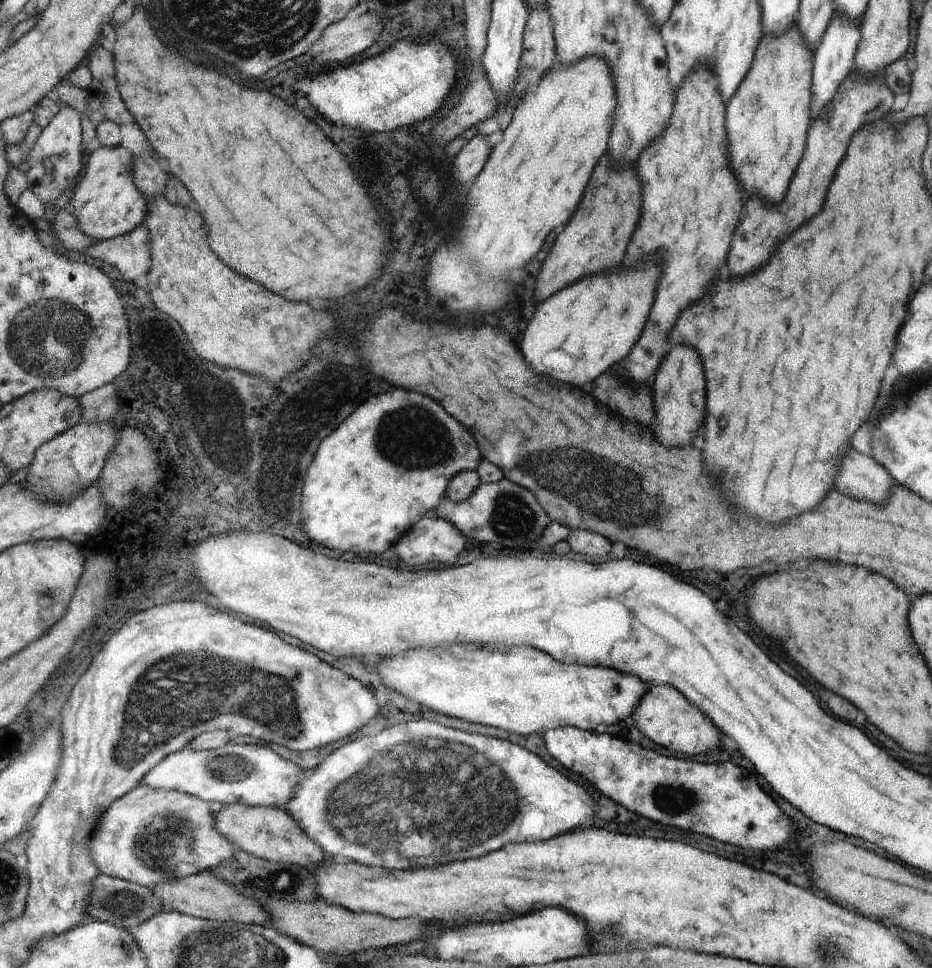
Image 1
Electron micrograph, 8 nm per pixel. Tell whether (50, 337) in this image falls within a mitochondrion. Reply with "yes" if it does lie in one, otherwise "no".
yes

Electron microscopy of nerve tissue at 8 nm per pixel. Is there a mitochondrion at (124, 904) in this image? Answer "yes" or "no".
yes

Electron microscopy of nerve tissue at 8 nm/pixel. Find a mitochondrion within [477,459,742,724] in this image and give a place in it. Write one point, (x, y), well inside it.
(513, 519)

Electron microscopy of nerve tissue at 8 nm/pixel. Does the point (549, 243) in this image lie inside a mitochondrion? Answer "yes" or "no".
no

